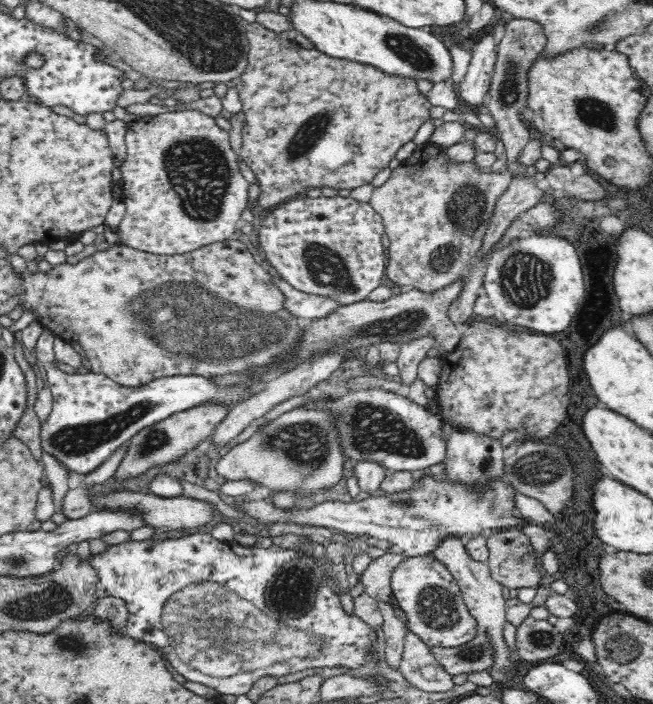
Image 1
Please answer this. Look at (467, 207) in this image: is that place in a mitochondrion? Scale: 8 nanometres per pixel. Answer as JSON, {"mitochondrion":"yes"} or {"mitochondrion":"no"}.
{"mitochondrion":"yes"}

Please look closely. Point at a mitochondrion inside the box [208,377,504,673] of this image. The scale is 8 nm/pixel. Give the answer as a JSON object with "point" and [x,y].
{"point":[300,449]}

